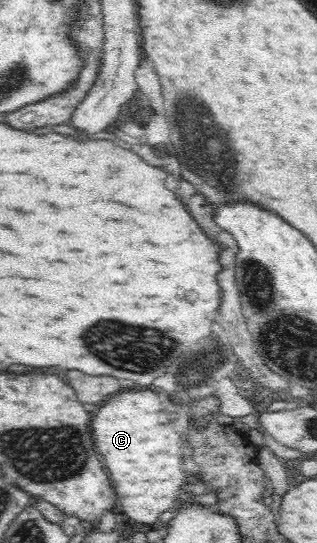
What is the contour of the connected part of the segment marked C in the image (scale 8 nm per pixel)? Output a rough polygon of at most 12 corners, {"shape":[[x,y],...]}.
{"shape":[[153,391],[91,419],[119,511],[147,525],[187,479]]}

